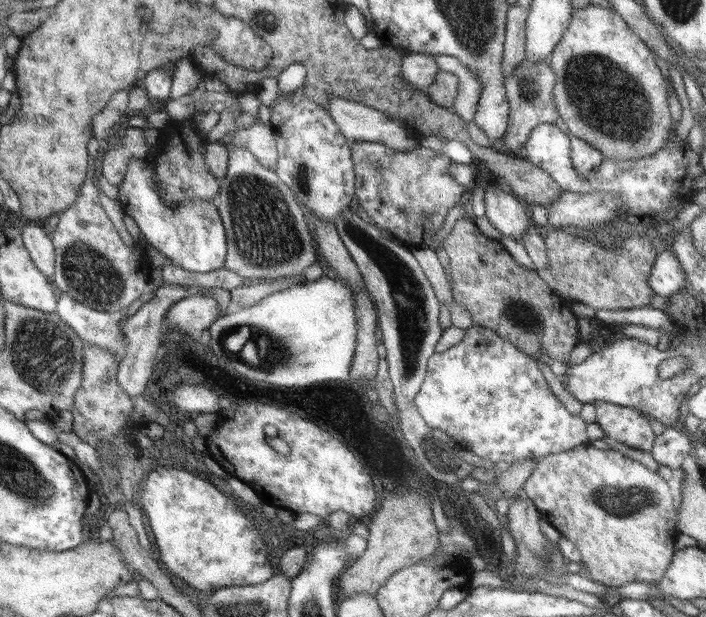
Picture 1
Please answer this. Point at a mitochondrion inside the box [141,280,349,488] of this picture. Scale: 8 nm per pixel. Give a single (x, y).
(253, 339)

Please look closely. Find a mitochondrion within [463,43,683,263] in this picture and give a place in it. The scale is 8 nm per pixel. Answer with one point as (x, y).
(606, 98)

